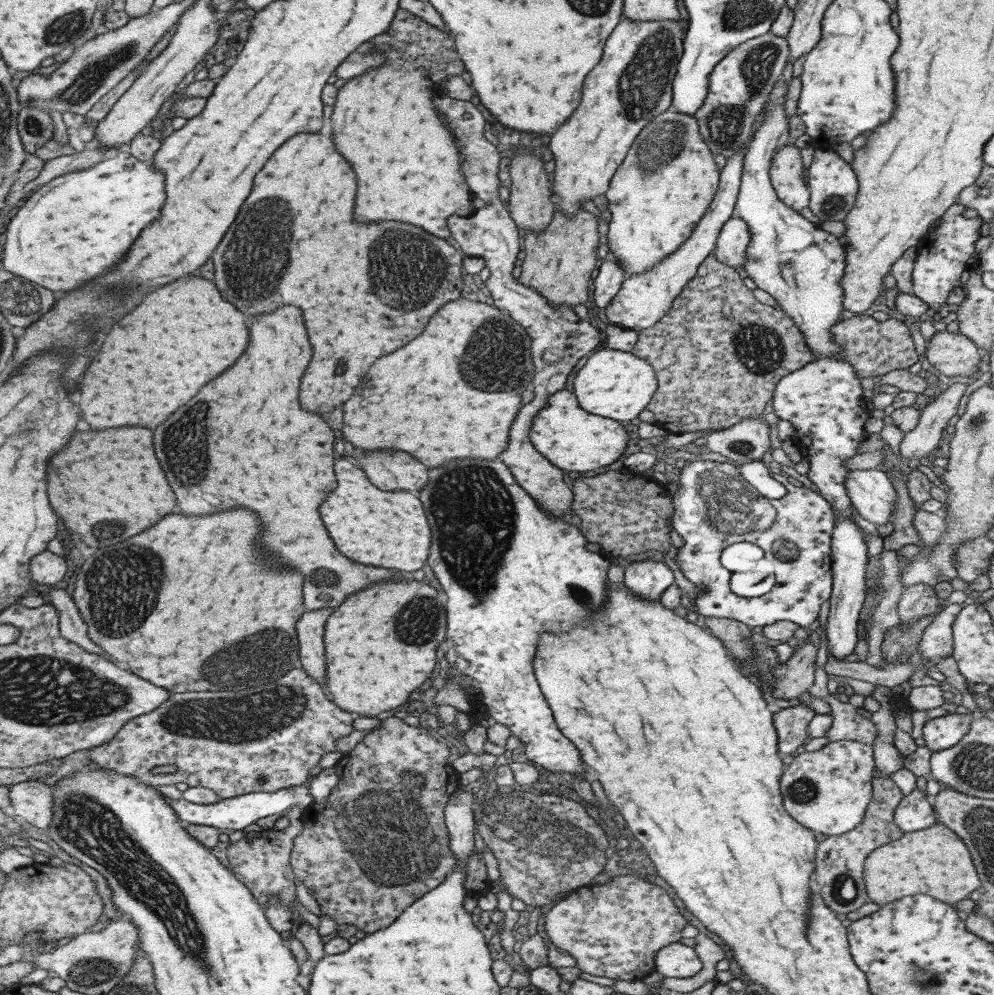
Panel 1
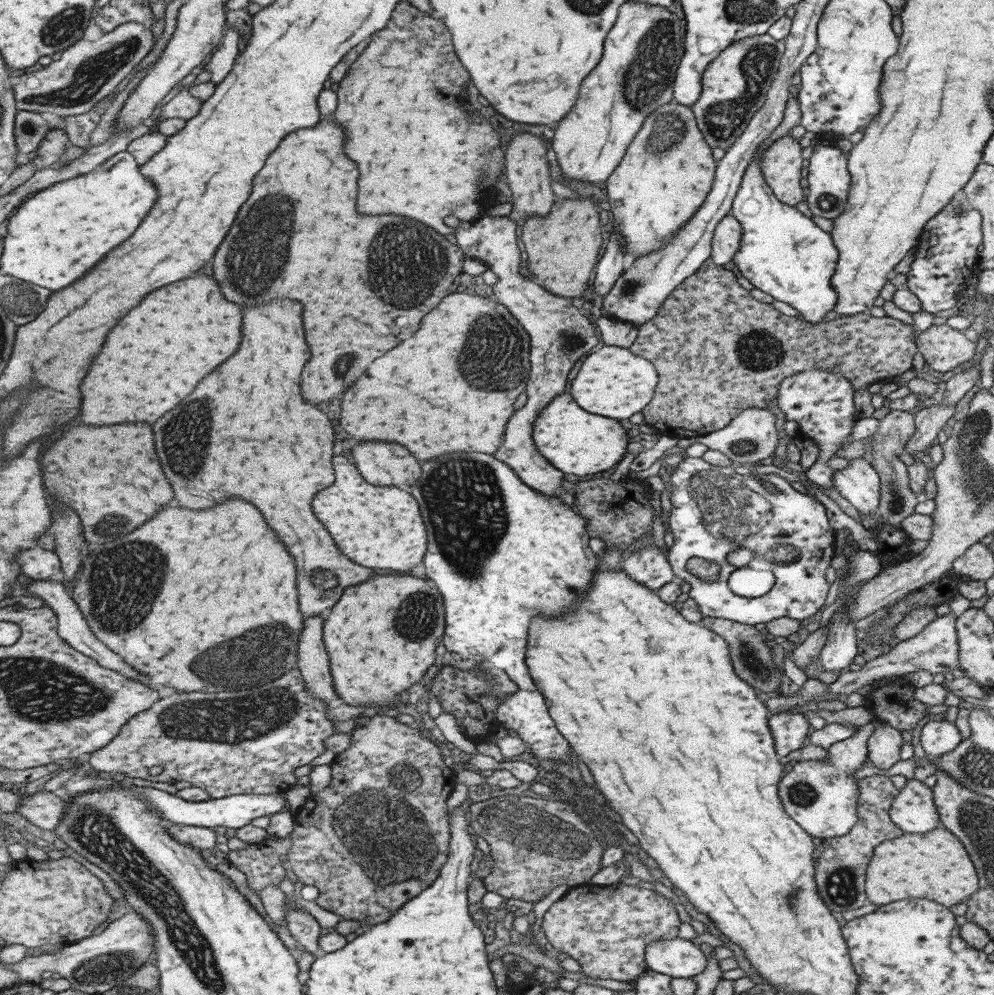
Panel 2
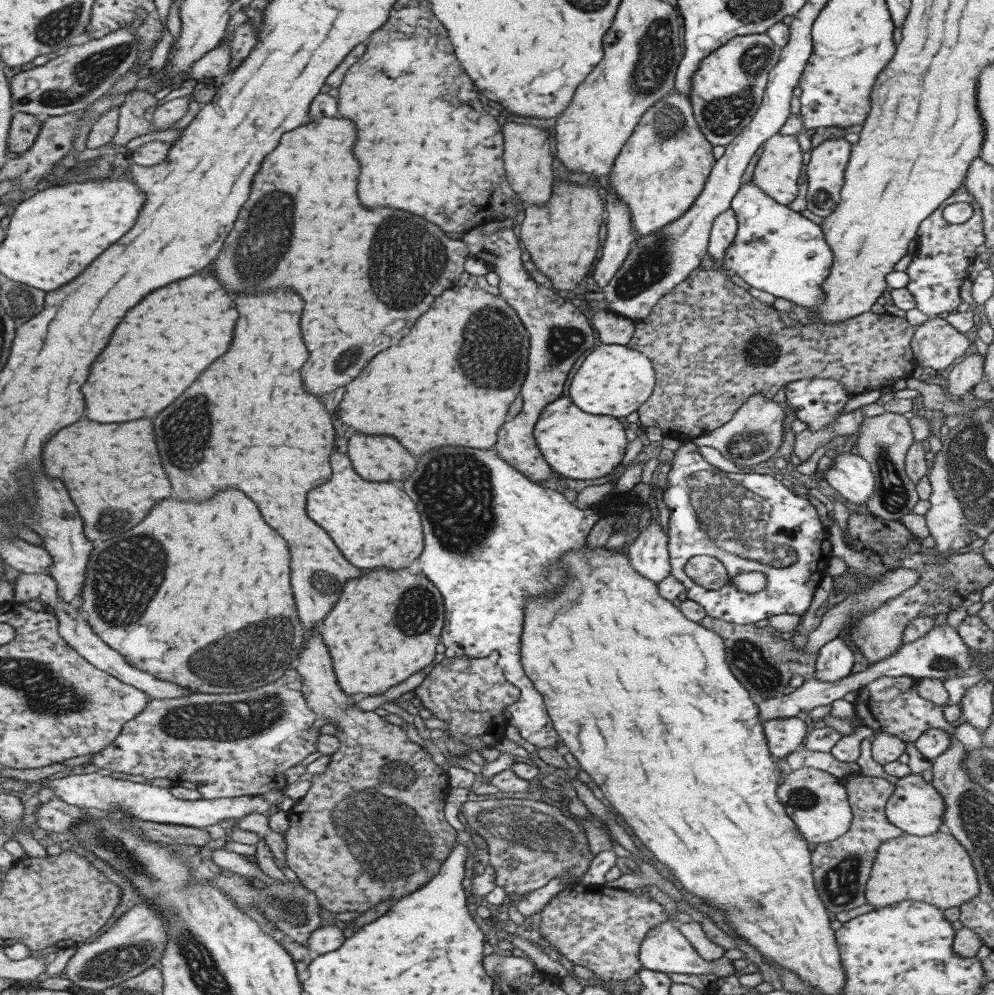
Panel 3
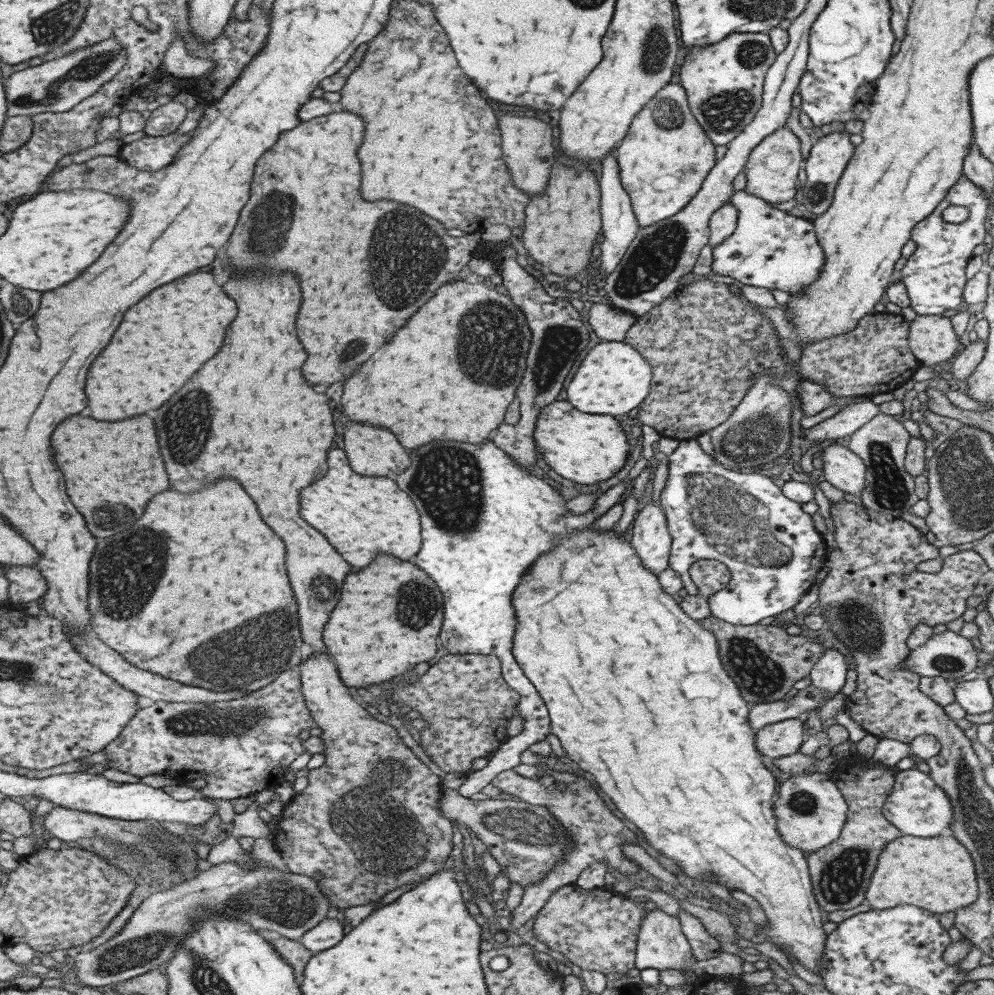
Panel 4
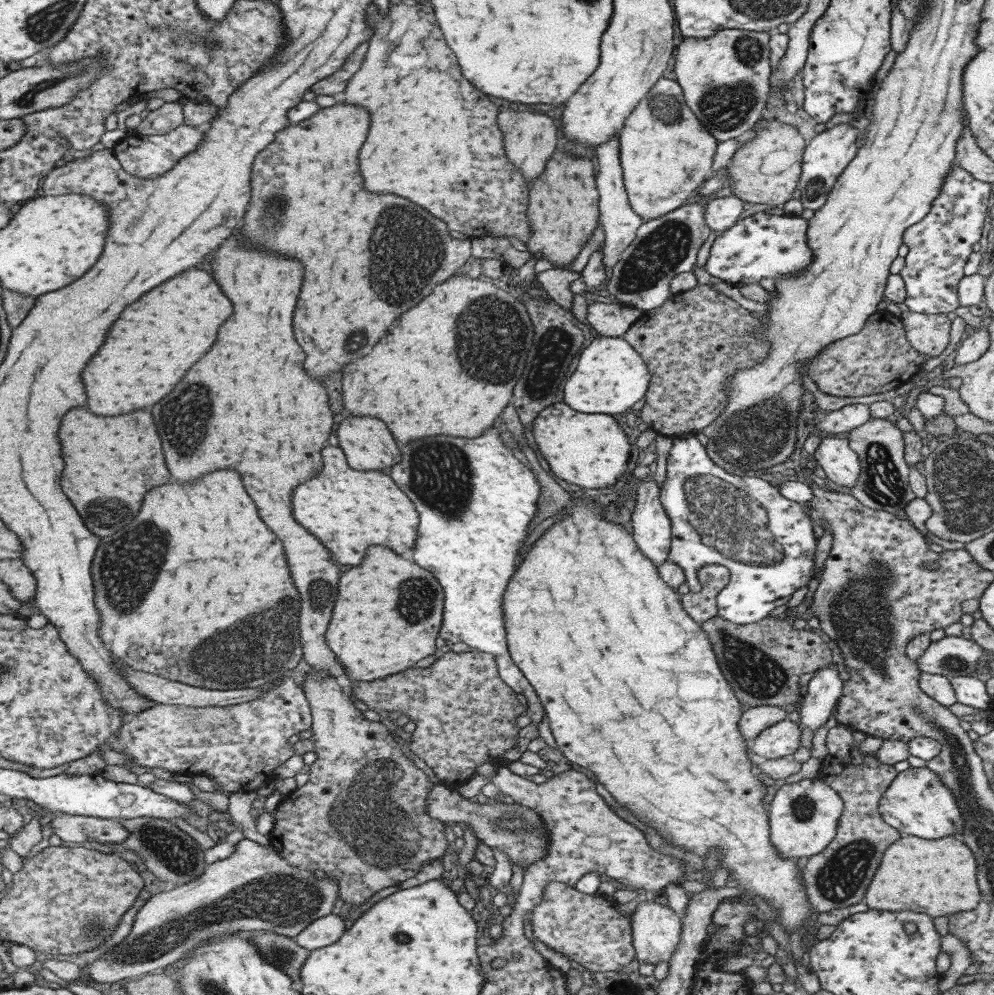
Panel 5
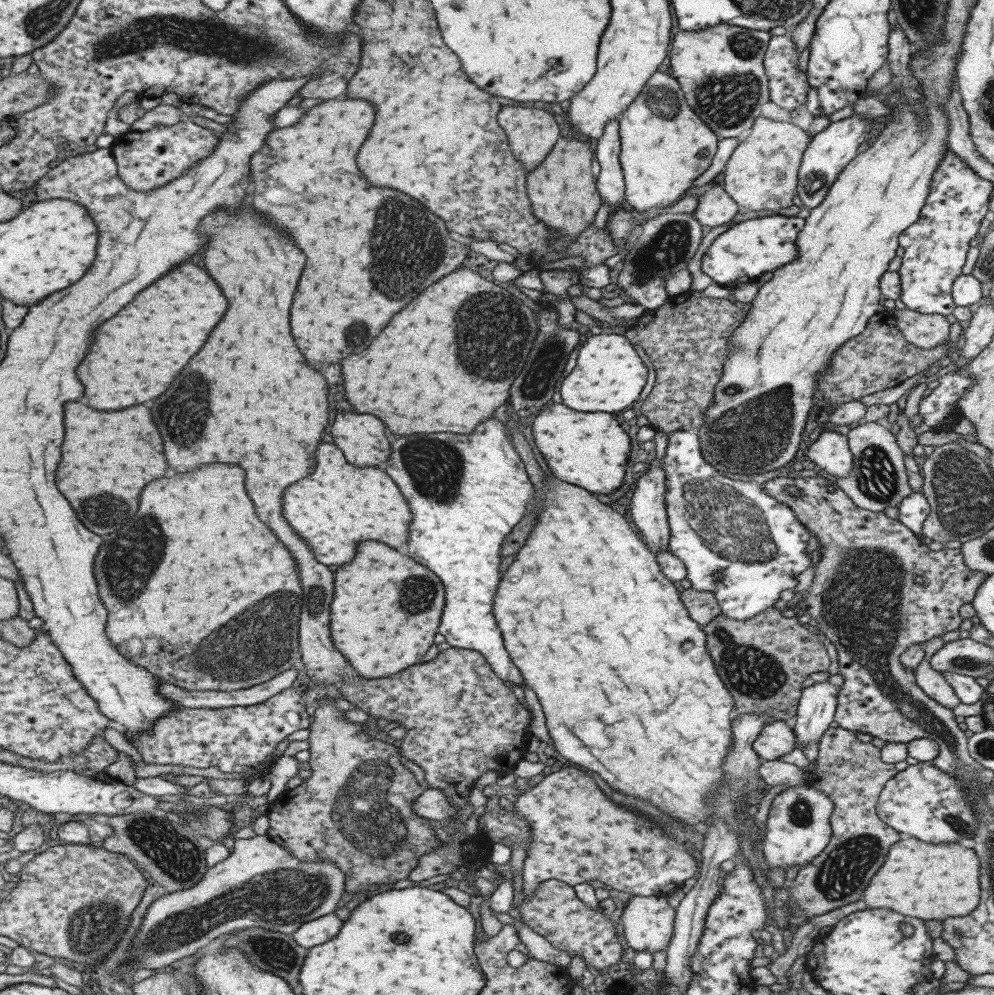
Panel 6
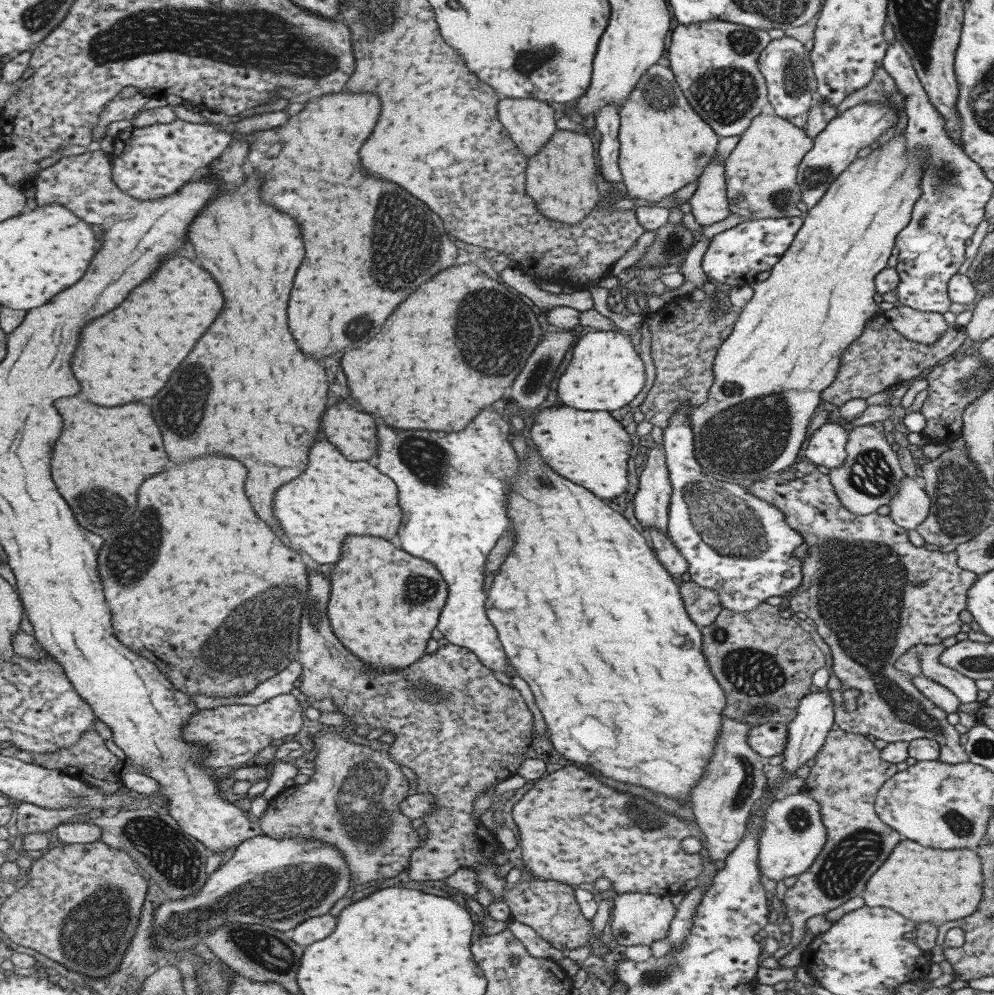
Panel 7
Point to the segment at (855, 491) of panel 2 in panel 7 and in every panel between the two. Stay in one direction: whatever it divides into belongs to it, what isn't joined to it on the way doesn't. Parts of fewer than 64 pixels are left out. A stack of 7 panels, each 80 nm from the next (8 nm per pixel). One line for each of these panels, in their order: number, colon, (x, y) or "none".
3: (848, 474)
4: (843, 469)
5: (839, 463)
6: (829, 451)
7: (825, 447)

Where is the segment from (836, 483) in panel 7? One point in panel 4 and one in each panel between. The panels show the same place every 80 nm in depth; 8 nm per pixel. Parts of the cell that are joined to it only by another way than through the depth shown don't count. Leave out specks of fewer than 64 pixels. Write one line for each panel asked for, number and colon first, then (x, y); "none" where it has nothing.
4: (888, 489)
5: (882, 484)
6: (877, 479)

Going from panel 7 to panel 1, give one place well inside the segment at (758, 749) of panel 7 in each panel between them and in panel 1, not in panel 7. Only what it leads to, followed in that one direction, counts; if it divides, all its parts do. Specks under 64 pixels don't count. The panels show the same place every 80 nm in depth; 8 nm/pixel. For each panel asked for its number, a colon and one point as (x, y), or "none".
1: (790, 724)
2: (788, 730)
3: (783, 735)
4: (783, 738)
5: (781, 739)
6: (775, 740)

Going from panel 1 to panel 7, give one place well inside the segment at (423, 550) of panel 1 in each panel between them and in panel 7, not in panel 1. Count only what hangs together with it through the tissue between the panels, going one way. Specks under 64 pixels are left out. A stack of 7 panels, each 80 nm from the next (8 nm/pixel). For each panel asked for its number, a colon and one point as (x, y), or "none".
2: (378, 526)
3: (376, 525)
4: (361, 516)
5: (350, 510)
6: (340, 505)
7: (336, 497)

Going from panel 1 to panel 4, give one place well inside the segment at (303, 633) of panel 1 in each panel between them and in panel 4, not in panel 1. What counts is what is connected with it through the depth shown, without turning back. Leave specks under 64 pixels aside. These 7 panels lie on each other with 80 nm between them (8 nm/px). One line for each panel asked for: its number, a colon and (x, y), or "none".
2: (314, 662)
3: (368, 830)
4: (368, 822)

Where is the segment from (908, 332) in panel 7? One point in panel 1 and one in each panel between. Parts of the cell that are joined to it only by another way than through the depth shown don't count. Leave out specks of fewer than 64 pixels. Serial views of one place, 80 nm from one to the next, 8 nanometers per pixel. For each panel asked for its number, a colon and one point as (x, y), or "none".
1: (952, 354)
2: (943, 348)
3: (935, 344)
4: (931, 339)
5: (928, 334)
6: (924, 331)

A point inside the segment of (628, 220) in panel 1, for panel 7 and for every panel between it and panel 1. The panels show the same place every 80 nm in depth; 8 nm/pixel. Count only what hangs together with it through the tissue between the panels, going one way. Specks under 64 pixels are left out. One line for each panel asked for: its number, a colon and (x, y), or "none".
2: (666, 170)
3: (661, 168)
4: (665, 155)
5: (665, 153)
6: (664, 145)
7: (664, 144)

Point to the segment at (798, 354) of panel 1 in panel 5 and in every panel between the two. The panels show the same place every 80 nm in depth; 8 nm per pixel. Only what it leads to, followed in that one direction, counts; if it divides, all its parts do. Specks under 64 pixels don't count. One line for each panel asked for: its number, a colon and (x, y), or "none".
2: (716, 350)
3: (712, 345)
4: (704, 345)
5: (693, 343)

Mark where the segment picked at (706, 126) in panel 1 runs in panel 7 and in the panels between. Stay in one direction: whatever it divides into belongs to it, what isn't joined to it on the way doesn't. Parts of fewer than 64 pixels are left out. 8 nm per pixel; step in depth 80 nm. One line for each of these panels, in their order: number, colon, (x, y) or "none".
2: (733, 86)
3: (726, 89)
4: (723, 81)
5: (724, 79)
6: (720, 70)
7: (714, 62)

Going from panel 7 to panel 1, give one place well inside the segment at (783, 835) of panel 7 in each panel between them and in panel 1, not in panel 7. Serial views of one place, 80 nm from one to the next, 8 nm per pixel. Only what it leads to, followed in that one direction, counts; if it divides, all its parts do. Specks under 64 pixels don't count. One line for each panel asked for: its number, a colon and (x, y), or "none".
1: (827, 791)
2: (820, 796)
3: (816, 802)
4: (810, 811)
5: (802, 818)
6: (797, 829)

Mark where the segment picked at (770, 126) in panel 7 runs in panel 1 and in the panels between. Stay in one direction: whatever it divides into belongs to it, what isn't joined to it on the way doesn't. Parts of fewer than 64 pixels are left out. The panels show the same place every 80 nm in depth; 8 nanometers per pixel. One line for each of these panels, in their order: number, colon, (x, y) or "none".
1: (785, 174)
2: (780, 167)
3: (776, 171)
4: (771, 167)
5: (765, 169)
6: (761, 173)

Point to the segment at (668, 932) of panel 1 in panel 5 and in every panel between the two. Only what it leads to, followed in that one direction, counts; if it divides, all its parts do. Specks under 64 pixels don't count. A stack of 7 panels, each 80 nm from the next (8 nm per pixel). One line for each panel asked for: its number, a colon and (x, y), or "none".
2: (605, 929)
3: (601, 928)
4: (595, 929)
5: (587, 928)

